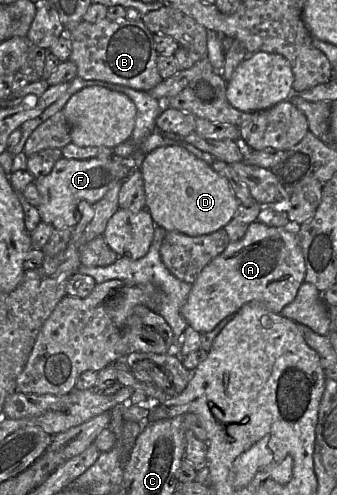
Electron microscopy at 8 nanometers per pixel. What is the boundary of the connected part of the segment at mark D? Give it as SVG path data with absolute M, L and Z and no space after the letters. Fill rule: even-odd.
M180 145L152 150L142 159L140 171L144 179L145 208L155 226L166 231L188 236L211 234L225 227L241 205L226 177Z

